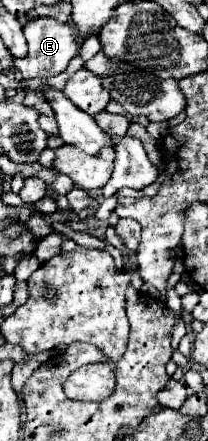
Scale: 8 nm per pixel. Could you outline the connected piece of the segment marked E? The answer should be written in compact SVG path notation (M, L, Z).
M36 17L24 25L24 37L28 43L28 55L24 59L16 59L16 67L24 79L42 79L56 75L68 67L68 63L80 53L82 39L78 37L78 29L66 21L58 21L54 17Z

